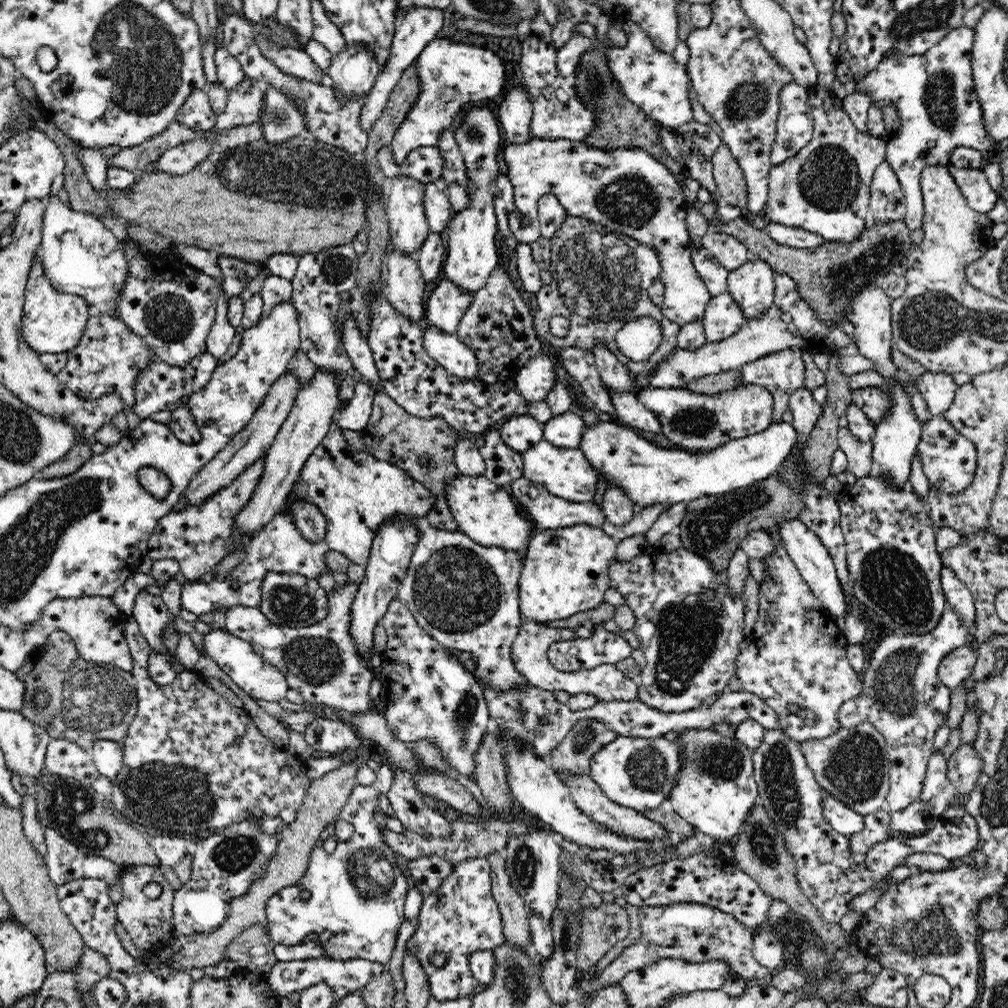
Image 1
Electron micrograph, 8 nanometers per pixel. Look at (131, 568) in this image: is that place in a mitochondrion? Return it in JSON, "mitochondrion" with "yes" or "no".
{"mitochondrion":"no"}

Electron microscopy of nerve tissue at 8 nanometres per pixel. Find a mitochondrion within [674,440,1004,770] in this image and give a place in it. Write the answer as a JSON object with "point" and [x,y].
{"point":[893,578]}

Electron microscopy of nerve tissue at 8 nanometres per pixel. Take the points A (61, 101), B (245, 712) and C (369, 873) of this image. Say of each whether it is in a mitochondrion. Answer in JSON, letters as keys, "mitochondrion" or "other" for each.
{"A":"other","B":"other","C":"mitochondrion"}

